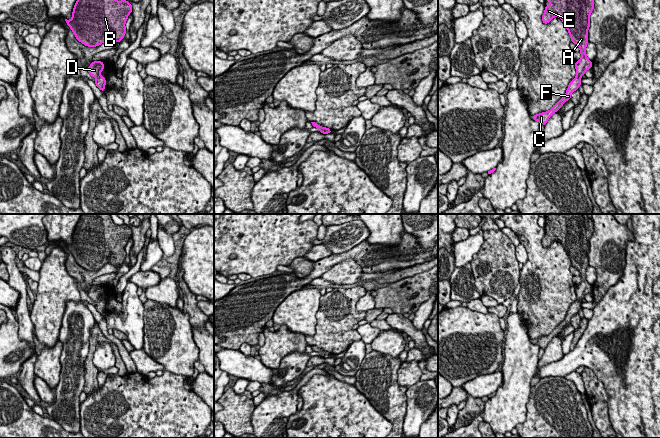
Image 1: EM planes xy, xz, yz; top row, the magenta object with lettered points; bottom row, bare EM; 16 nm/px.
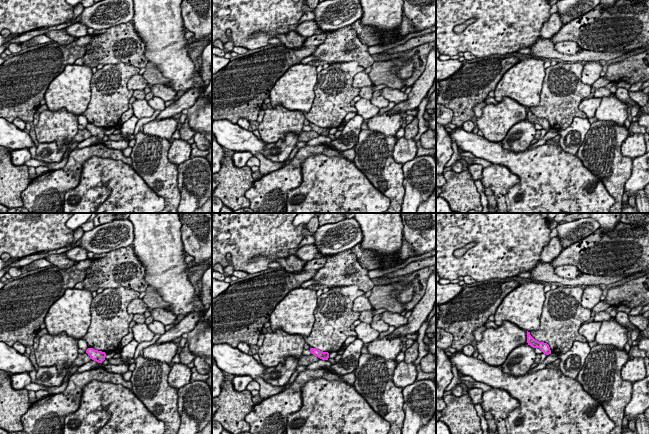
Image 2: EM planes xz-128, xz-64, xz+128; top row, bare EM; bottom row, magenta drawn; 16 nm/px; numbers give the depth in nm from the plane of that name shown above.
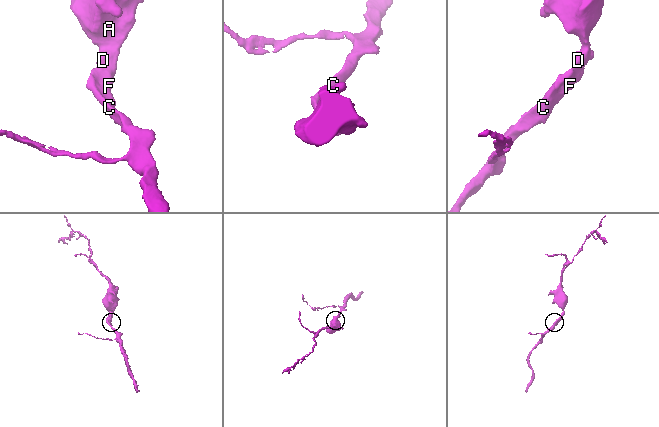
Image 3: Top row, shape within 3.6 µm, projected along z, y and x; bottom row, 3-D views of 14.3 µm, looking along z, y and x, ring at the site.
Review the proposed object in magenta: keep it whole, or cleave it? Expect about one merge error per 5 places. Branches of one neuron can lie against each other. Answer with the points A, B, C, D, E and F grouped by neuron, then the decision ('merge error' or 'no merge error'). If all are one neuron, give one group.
A B C D E F; no merge error

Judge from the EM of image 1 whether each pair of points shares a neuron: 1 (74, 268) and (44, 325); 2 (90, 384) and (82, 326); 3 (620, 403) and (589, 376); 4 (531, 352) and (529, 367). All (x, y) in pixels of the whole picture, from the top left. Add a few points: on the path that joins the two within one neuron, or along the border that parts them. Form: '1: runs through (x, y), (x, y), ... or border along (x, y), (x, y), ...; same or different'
1: border along (64, 252), (66, 254), (66, 271), (73, 277); different
2: border along (91, 333), (88, 354), (84, 363), (84, 379); different
3: border along (593, 371), (608, 395), (609, 414); different
4: runs through (529, 356), (529, 363); same

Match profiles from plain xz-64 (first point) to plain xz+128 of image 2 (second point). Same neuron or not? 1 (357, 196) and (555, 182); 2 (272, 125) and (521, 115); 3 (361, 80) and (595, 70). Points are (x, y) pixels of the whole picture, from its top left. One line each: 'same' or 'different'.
1: same
2: same
3: same

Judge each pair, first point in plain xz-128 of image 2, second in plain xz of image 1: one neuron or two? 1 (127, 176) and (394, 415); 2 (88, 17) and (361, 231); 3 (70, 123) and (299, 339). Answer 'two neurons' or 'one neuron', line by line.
1: two neurons
2: one neuron
3: one neuron

